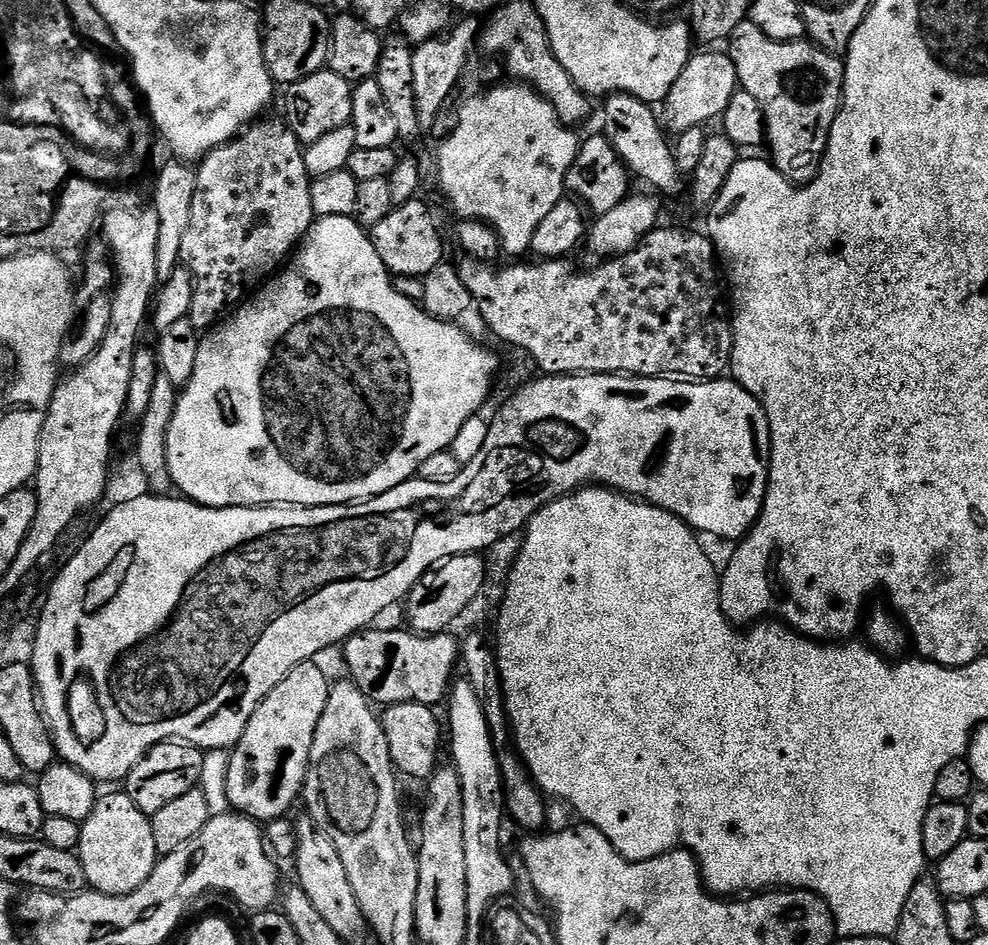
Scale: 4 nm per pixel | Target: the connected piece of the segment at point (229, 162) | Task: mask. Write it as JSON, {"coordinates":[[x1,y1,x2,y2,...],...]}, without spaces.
{"coordinates":[[261,119,259,122,243,129,235,140,229,140,221,148,215,148,214,151,203,157,198,164,194,206,190,210,190,230,186,230,186,238,182,238,182,250,180,251,183,267,188,269,188,273,192,275,192,281,194,282,194,302,188,311,188,320,198,330,211,329,225,313,235,309,249,294,255,293,293,255,294,249,303,241,305,234,312,229,312,225,317,219,317,214,312,208,314,180,306,170,306,158,300,139,294,135,291,127,283,119,280,119,281,121,268,119]]}

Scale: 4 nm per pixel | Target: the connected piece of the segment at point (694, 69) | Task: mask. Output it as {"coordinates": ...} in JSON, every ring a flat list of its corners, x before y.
{"coordinates":[[697,51,682,70,678,82,674,82,668,95,667,127,669,129,672,127,674,133,681,134,690,130,691,127,708,126,715,116,716,119,723,117,726,106,730,106,730,98,734,98,738,90,739,82,731,55,724,53,723,56,720,52]]}

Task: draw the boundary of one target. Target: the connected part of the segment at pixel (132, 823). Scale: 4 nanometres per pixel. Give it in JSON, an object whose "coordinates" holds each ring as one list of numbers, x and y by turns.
{"coordinates":[[127,791,112,792,109,796,101,795,97,799,95,810,80,824,78,857,85,868,85,878,89,889,107,896,125,896,138,890,138,886,142,886,142,882,150,878,158,859,151,819,145,816,142,810,136,808,134,801,128,797]]}

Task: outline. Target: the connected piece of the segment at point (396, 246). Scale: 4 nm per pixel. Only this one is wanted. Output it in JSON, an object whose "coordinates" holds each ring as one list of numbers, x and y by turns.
{"coordinates":[[417,198,411,200,408,204,393,207,392,212,386,214,386,218,382,218,382,222,378,222,378,226,370,229,374,250,378,250,378,258,382,258,382,262,393,277,417,276,417,278,423,278,428,276,430,270,437,268,445,259,444,244,440,241,440,228,436,225,435,218,428,213,428,208,423,204,422,200]]}

